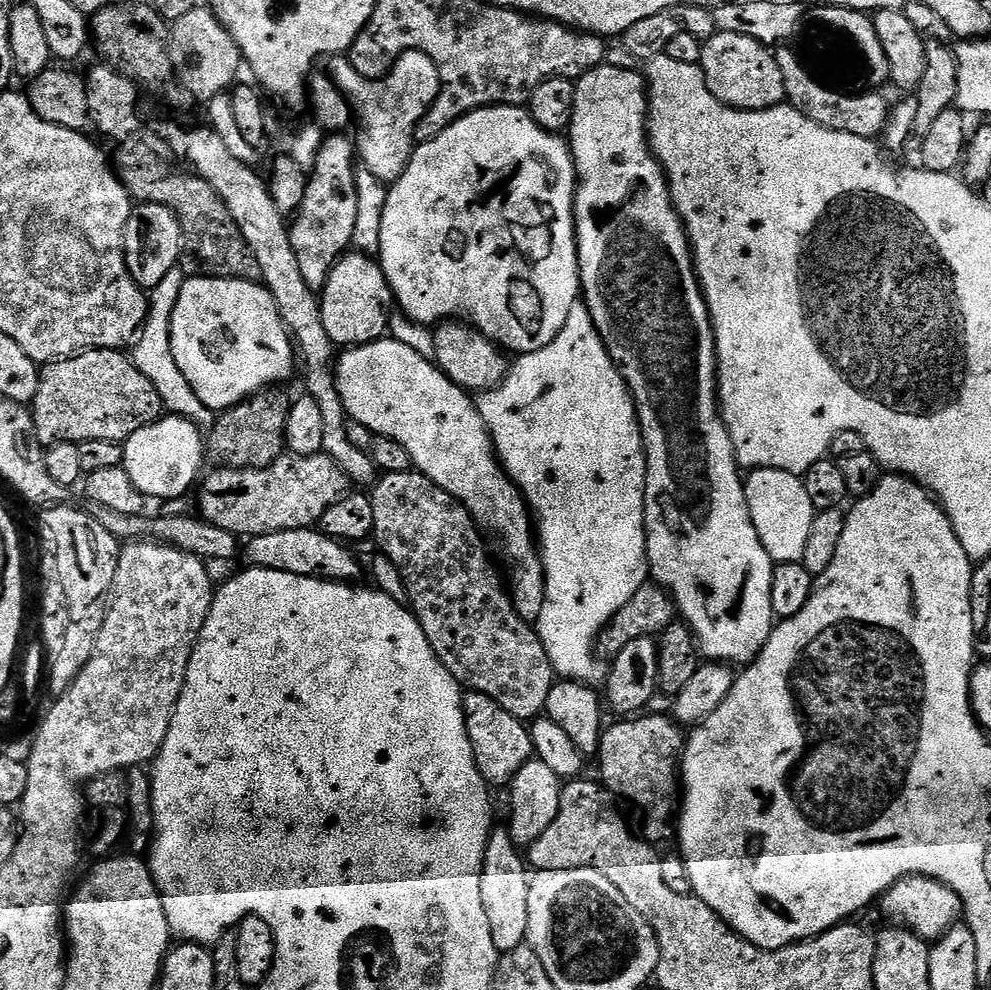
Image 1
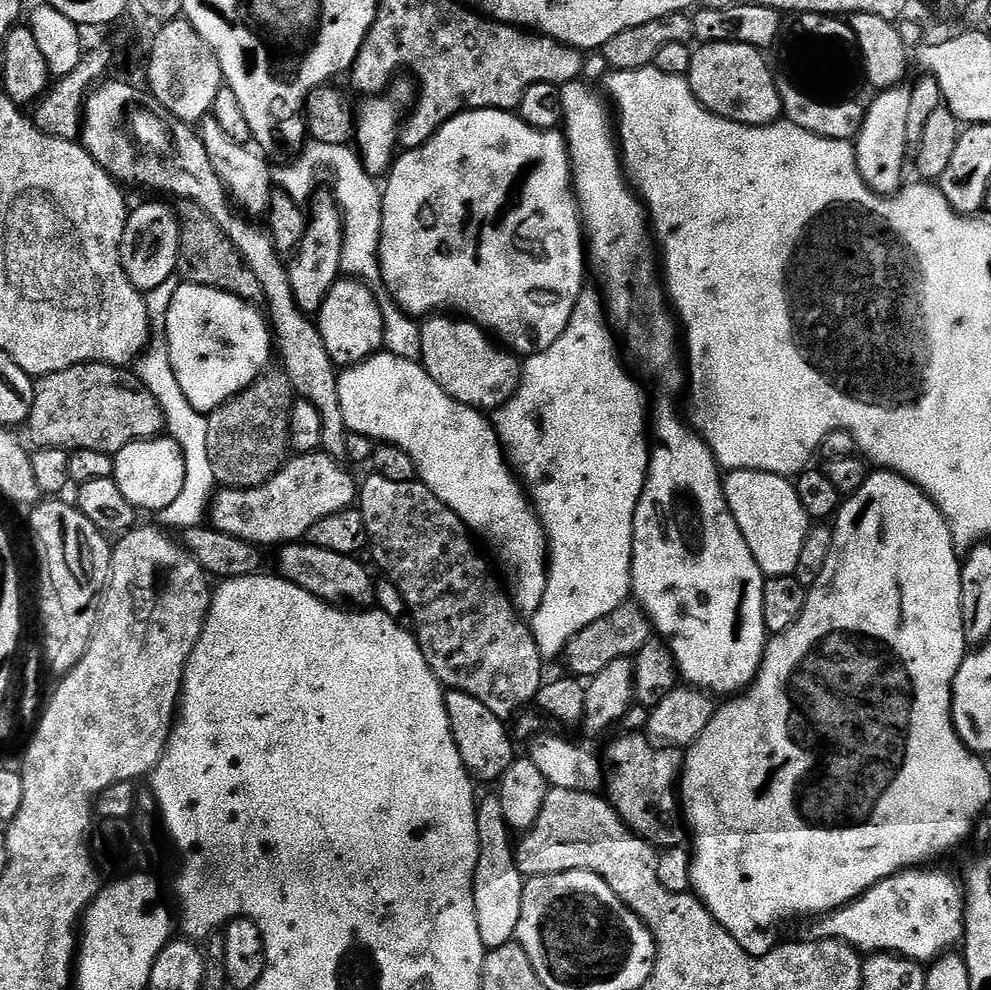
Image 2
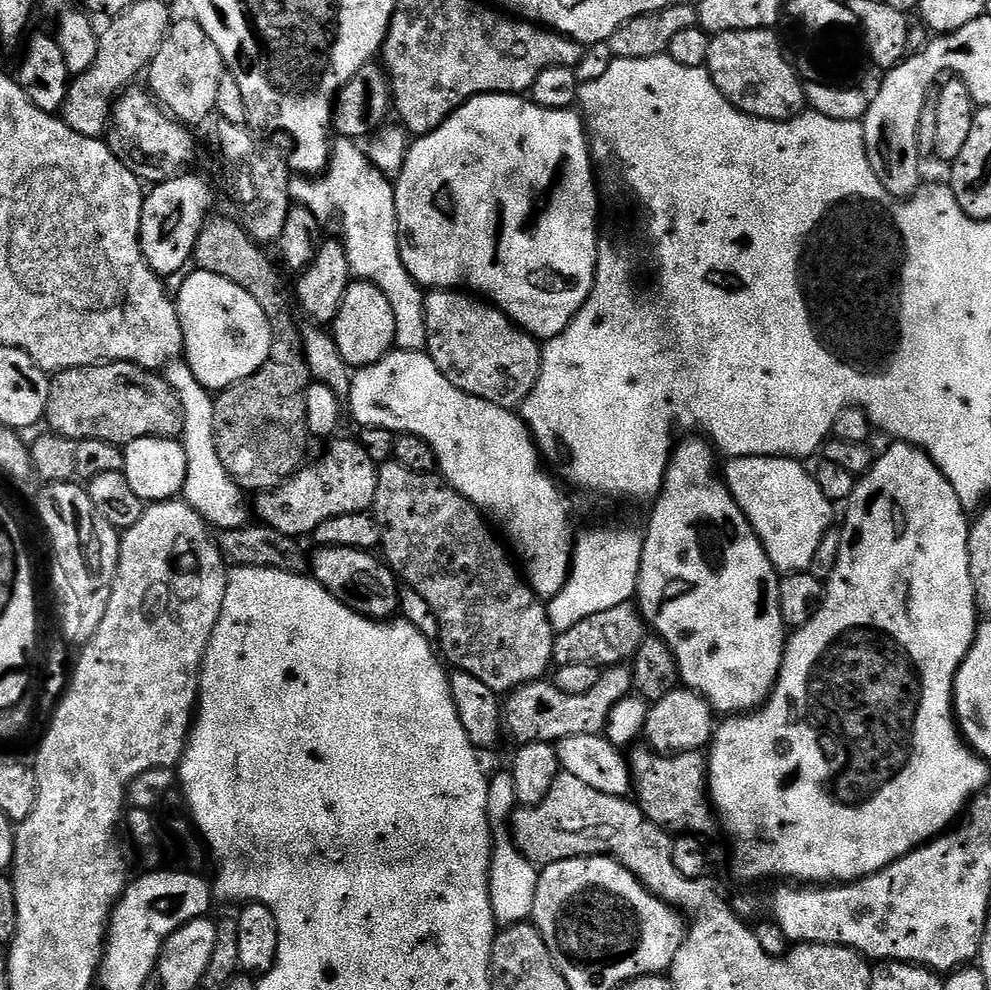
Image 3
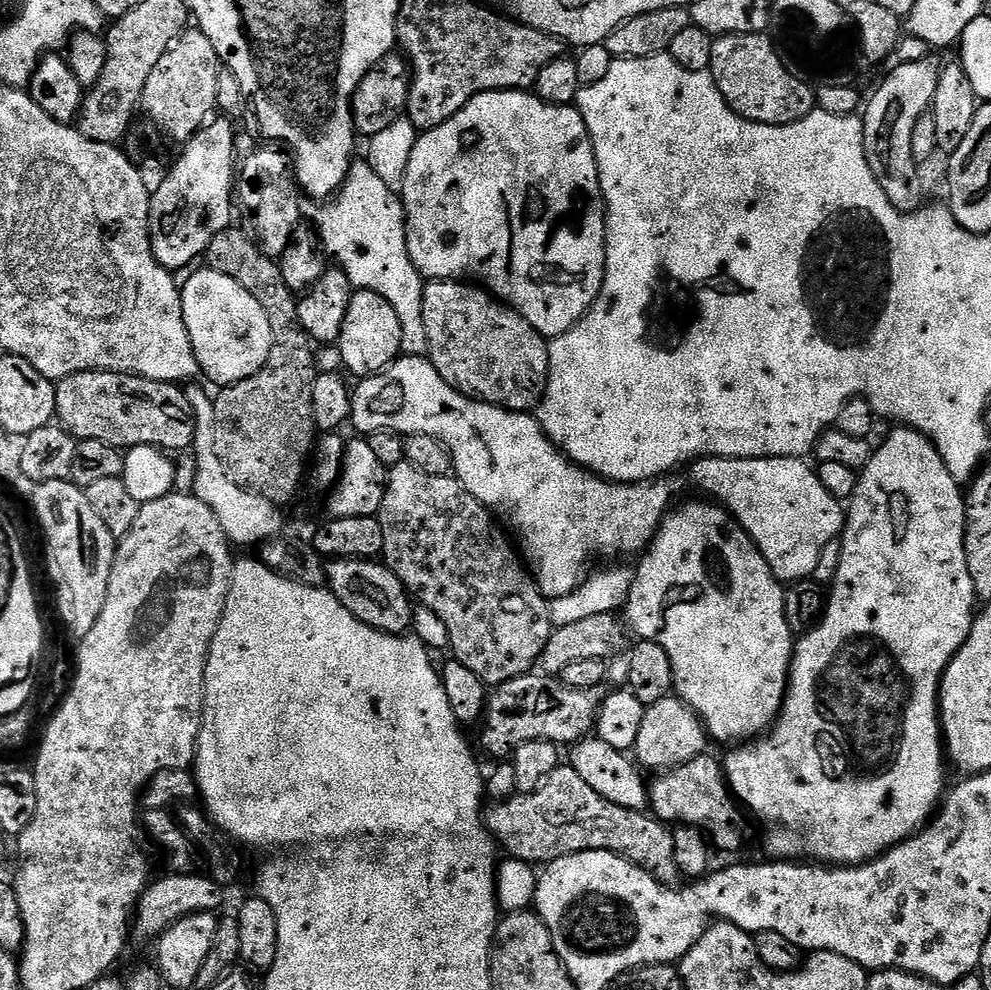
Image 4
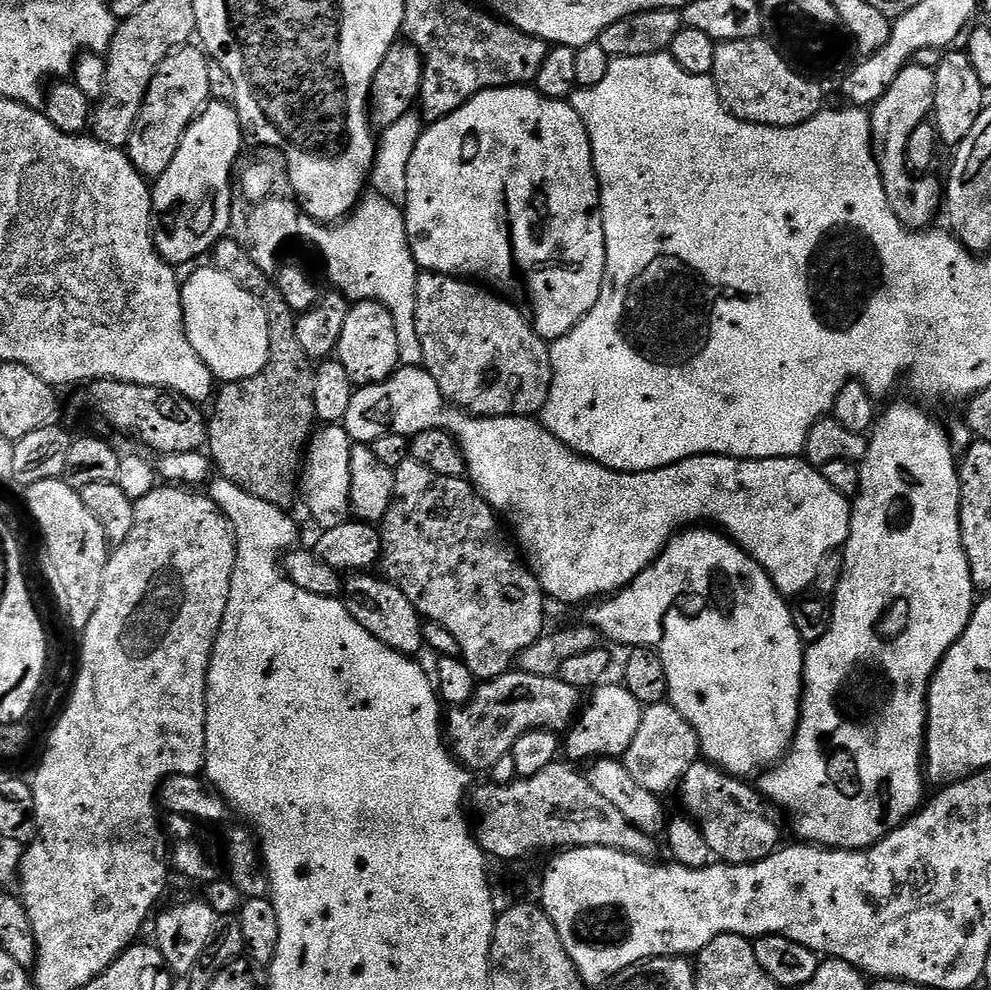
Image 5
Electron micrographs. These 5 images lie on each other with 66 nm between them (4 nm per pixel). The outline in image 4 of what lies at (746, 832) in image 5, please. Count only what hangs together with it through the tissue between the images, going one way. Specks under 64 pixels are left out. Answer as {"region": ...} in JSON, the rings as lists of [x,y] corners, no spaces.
{"region":[[[705,752],[661,776],[664,777],[653,784],[651,782],[648,788],[648,806],[655,819],[672,826],[699,829],[715,851],[717,848],[720,852],[736,852],[743,846],[745,813],[728,787],[723,765],[718,758],[716,760],[711,753]]]}

